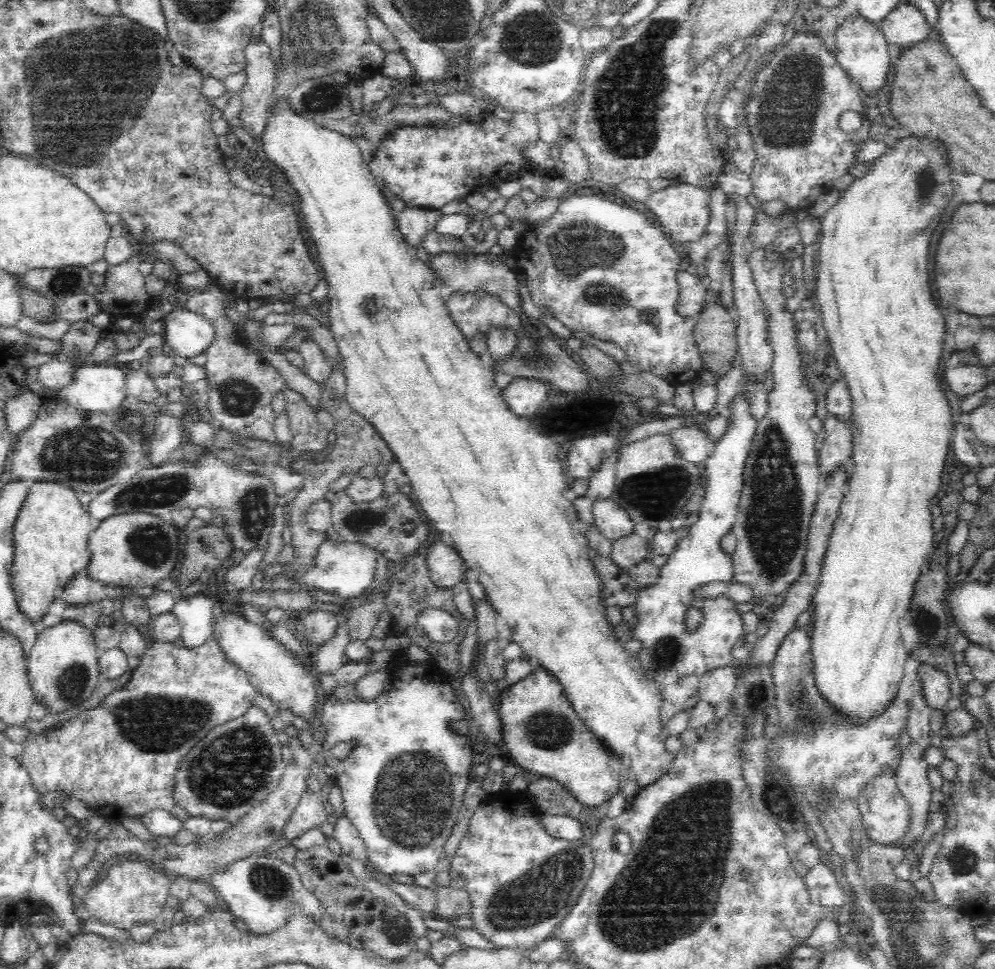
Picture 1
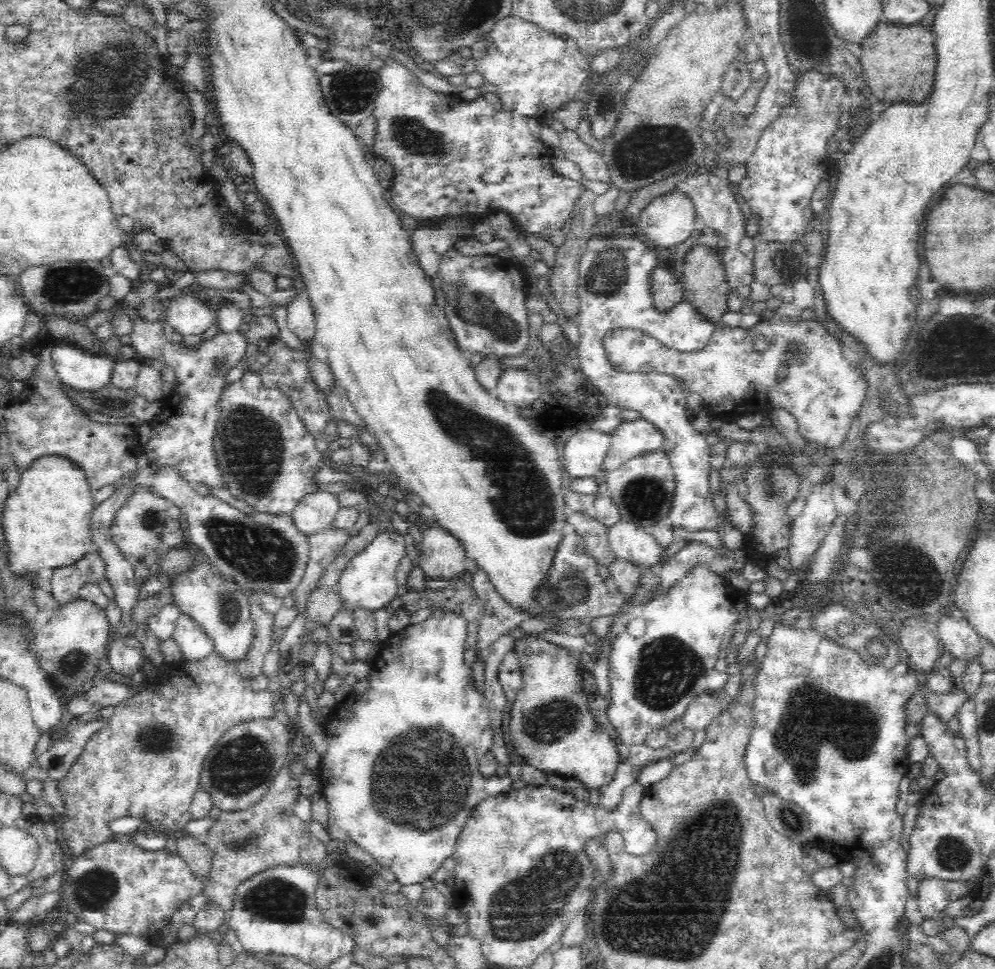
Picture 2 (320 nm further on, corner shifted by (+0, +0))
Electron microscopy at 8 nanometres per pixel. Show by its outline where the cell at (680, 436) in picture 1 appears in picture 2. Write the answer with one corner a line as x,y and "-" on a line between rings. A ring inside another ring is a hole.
644,418
624,421
609,435
610,446
597,478
620,468
628,459
636,458
636,455
662,449
664,444
664,433

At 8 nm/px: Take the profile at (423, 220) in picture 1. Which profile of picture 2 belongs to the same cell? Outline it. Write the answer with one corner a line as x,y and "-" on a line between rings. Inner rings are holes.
472,214
442,216
424,228
411,231
412,250
420,267
428,277
437,275
440,261
450,246
458,240
474,237
474,226
478,217

